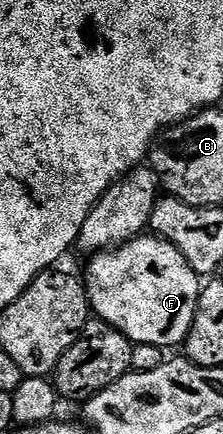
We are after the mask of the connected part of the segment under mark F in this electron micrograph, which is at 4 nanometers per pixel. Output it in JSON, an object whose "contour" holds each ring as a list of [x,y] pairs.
{"contour":[[[156,236],[132,238],[123,246],[92,255],[83,273],[92,313],[111,324],[134,344],[180,347],[191,332],[202,279],[169,242]]]}

